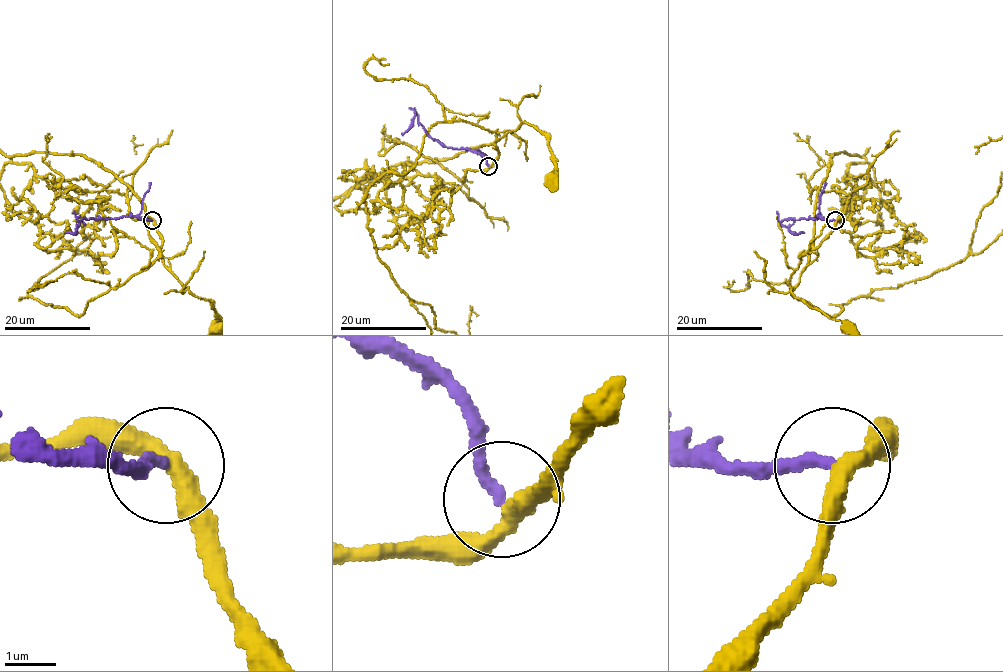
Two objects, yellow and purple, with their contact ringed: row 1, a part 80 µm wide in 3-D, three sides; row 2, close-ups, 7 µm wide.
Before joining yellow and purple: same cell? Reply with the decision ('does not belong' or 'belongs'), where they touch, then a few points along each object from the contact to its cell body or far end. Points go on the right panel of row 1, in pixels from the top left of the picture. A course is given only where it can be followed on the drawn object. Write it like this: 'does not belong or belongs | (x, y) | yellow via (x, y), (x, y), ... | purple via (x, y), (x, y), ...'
belongs | (835, 220) | yellow via (835, 220), (833, 230), (811, 250), (800, 281), (791, 291), (797, 298), (838, 319), (848, 328) | purple via (835, 220), (818, 215), (816, 219), (785, 219), (781, 223), (796, 234), (803, 233)

